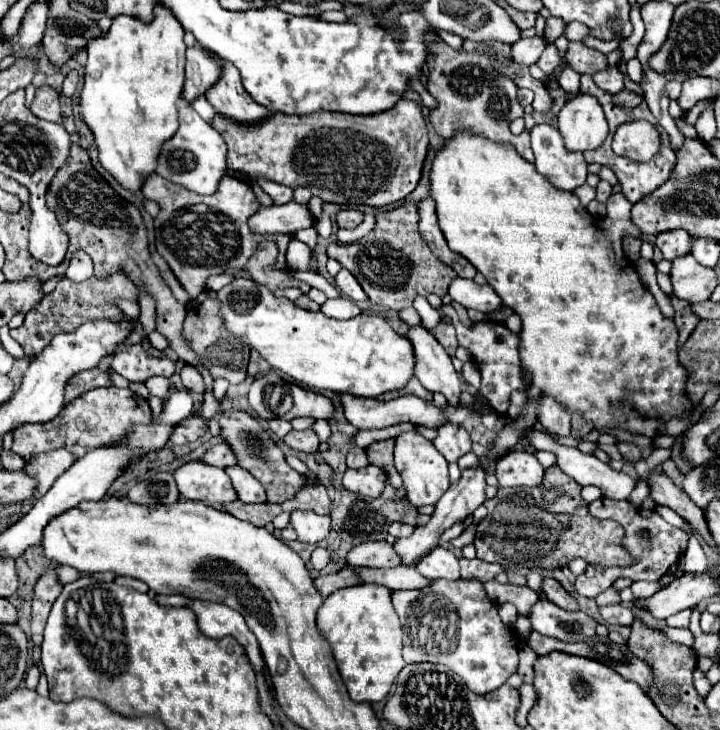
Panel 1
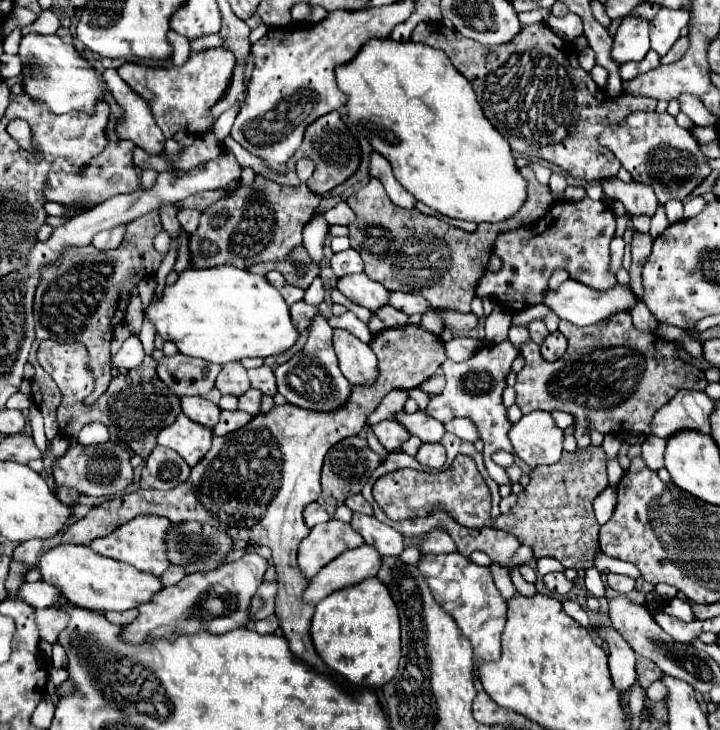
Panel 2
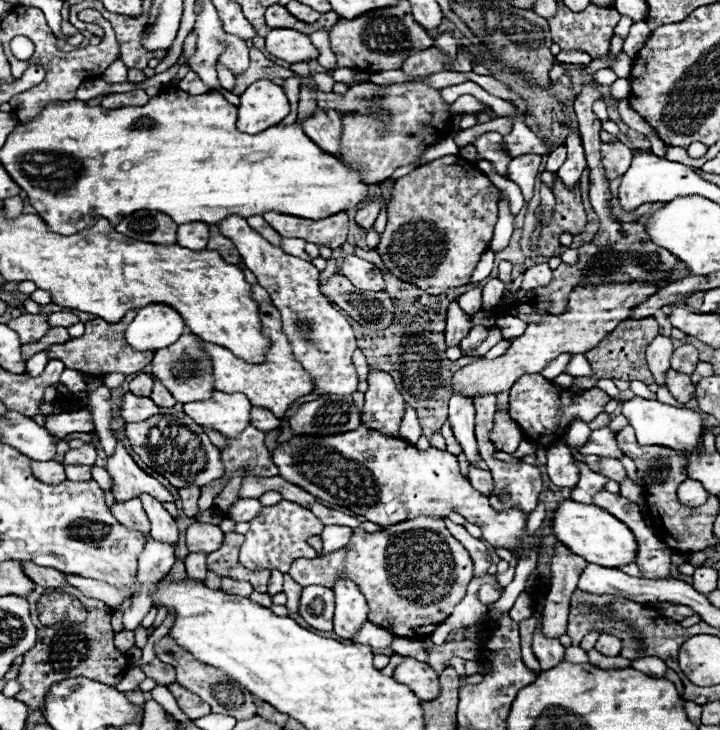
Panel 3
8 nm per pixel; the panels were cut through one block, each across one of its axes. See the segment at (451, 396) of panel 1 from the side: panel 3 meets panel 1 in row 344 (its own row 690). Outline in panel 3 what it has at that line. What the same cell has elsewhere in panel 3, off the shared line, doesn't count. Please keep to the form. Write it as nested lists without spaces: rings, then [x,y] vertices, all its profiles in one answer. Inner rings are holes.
[[[404,658],[394,670],[394,680],[406,684],[420,700],[432,700],[440,696],[440,682],[438,674],[424,662],[414,658]]]

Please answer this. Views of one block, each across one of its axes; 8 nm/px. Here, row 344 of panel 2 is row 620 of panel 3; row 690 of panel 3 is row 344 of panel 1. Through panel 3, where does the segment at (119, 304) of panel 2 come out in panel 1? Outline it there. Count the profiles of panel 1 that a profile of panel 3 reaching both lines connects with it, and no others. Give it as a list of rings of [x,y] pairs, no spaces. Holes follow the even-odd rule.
[[[112,274],[110,278],[88,278],[86,282],[68,282],[68,278],[62,278],[54,292],[44,296],[40,300],[40,304],[36,304],[32,314],[26,314],[26,322],[30,322],[28,326],[32,326],[32,332],[24,332],[24,324],[16,330],[10,330],[10,336],[24,348],[26,356],[38,356],[44,346],[48,346],[48,342],[58,334],[58,332],[72,332],[76,330],[80,324],[94,320],[94,318],[120,318],[122,310],[112,306],[110,300],[114,298],[128,298],[128,300],[136,300],[138,290],[136,286],[124,276],[124,274]]]

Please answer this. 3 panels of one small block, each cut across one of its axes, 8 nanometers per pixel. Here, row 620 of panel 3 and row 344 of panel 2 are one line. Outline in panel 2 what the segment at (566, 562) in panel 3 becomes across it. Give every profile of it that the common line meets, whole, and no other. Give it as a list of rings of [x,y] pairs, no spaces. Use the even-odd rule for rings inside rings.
[[[552,332],[542,344],[542,358],[548,362],[556,362],[566,352],[566,338],[560,332]]]

